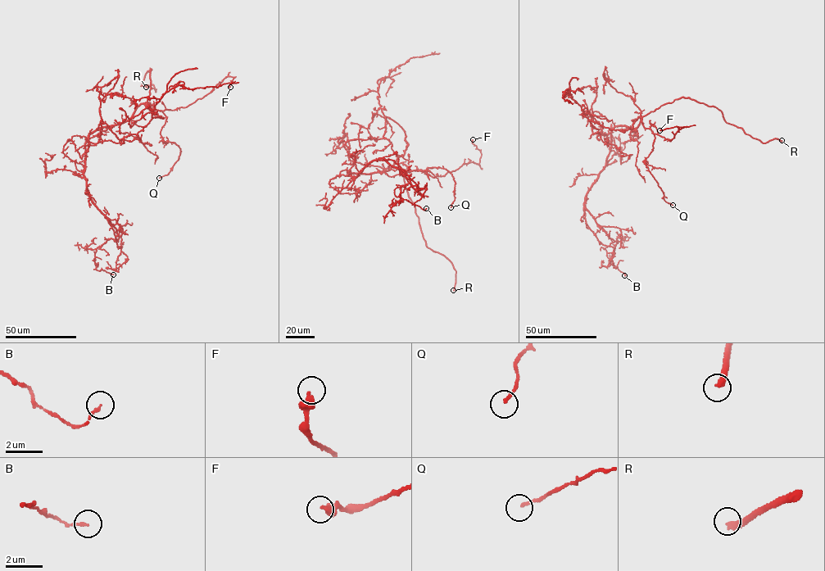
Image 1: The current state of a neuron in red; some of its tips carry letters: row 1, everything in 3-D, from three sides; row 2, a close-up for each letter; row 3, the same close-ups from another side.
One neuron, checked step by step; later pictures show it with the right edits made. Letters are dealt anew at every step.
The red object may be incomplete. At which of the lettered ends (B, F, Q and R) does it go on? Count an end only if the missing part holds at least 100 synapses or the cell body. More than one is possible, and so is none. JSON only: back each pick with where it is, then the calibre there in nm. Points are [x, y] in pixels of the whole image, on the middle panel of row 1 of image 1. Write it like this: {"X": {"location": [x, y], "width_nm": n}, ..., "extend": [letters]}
{"R": {"location": [453, 290], "width_nm": 360}, "extend": ["R"]}

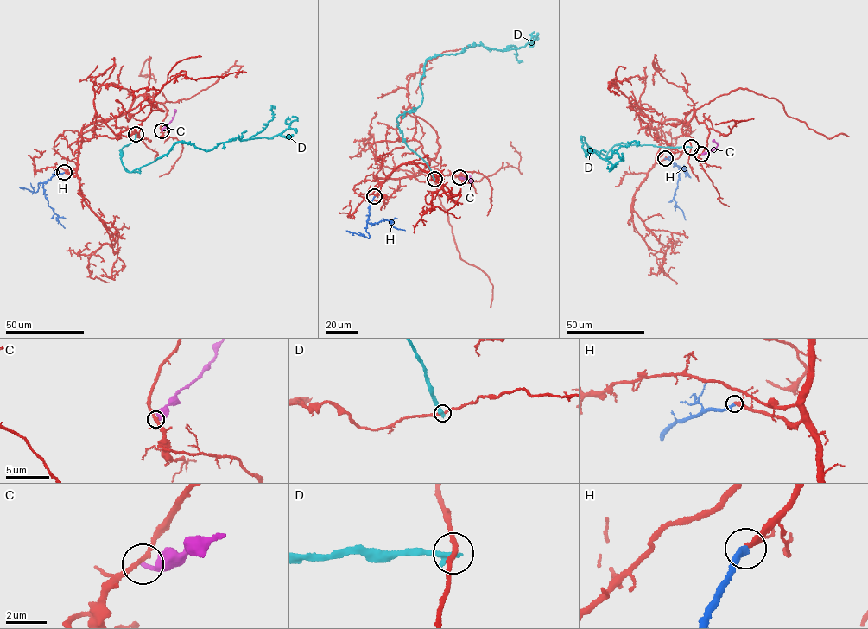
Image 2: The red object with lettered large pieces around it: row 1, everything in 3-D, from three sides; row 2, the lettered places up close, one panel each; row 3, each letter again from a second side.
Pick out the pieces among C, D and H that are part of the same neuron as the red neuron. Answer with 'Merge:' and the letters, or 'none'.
Merge: H

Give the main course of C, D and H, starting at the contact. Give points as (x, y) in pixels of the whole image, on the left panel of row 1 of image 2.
C: (161, 130), (169, 123), (176, 110)
D: (136, 134), (120, 151), (130, 172), (177, 142), (205, 150), (233, 138), (271, 138), (297, 120), (292, 117)
H: (64, 172), (43, 183), (48, 206), (65, 228)

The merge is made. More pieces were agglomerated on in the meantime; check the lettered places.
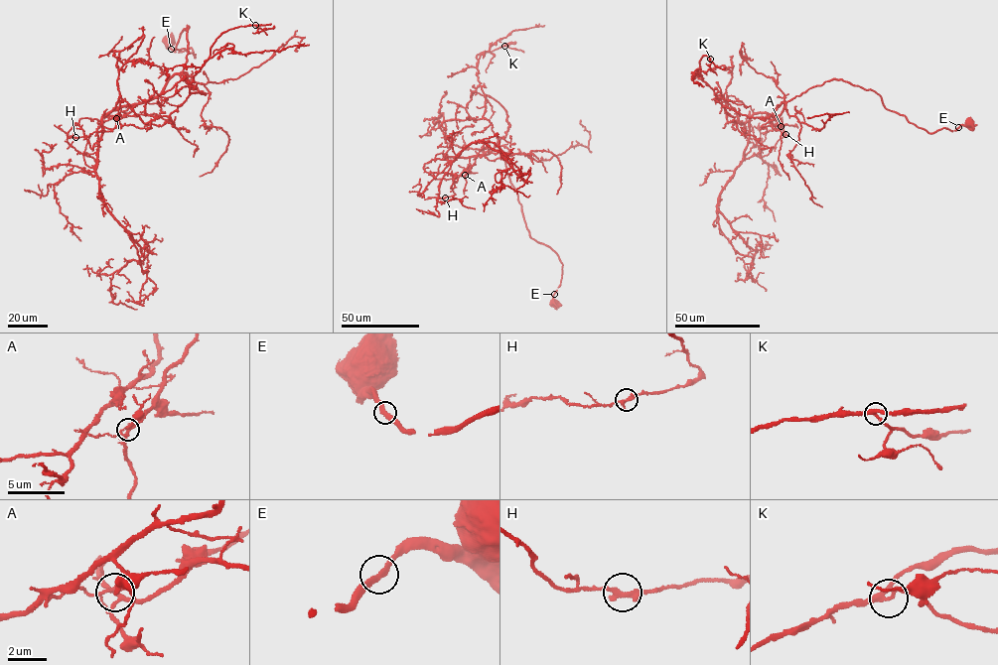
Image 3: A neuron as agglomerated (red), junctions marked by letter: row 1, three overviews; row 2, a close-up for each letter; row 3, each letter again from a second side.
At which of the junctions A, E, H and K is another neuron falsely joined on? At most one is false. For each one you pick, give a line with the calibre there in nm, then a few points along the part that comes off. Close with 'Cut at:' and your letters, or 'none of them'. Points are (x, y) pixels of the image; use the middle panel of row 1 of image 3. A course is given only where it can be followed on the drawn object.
A: Thickness 200 nm. Course of the part to remove: (466, 175), (479, 151), (487, 147)
Cut at: A

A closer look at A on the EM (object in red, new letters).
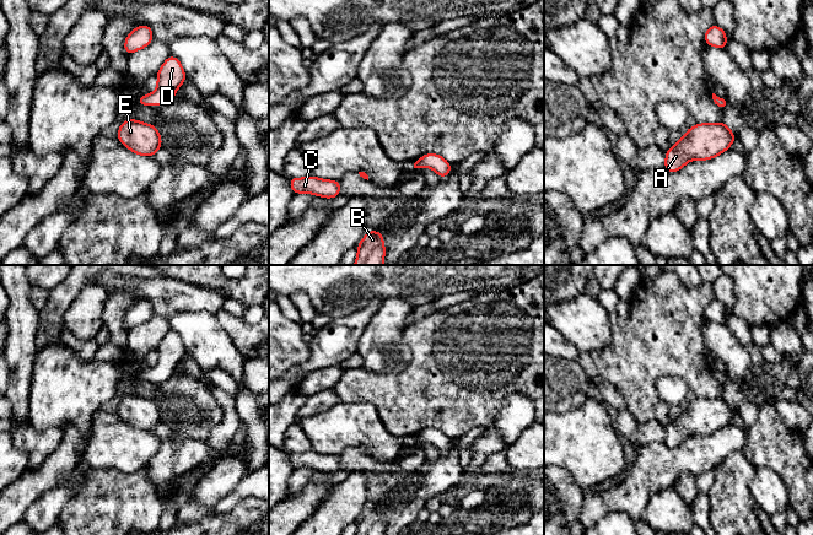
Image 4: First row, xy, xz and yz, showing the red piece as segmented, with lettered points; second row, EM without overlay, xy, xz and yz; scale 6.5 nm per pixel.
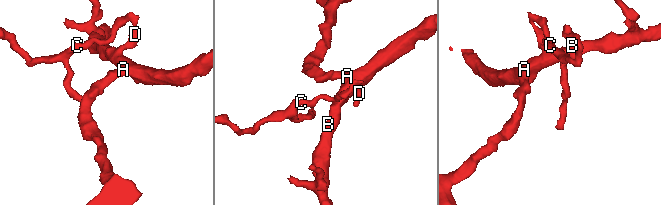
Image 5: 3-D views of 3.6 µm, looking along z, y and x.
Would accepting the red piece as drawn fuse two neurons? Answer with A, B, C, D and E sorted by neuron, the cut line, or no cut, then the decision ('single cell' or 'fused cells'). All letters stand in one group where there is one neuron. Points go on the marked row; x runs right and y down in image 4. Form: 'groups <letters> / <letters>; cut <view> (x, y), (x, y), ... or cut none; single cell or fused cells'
groups A B E / C D; cut xy (138, 96), (143, 96), (147, 104); fused cells

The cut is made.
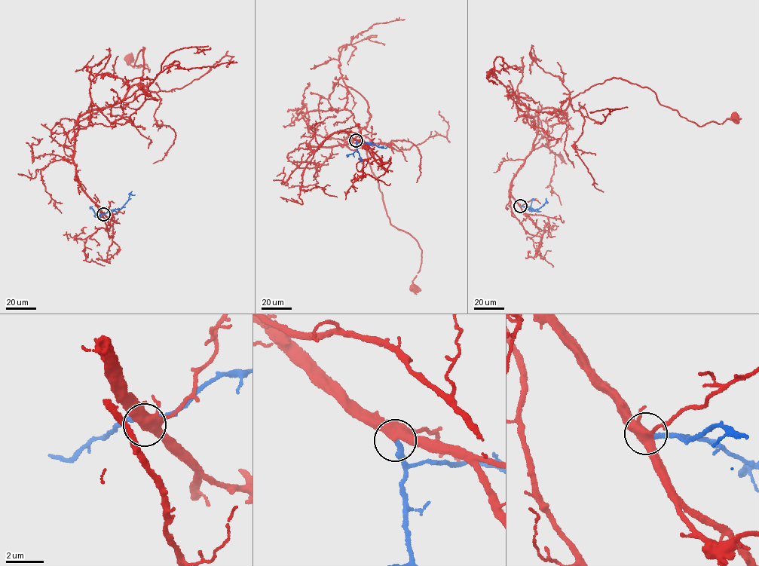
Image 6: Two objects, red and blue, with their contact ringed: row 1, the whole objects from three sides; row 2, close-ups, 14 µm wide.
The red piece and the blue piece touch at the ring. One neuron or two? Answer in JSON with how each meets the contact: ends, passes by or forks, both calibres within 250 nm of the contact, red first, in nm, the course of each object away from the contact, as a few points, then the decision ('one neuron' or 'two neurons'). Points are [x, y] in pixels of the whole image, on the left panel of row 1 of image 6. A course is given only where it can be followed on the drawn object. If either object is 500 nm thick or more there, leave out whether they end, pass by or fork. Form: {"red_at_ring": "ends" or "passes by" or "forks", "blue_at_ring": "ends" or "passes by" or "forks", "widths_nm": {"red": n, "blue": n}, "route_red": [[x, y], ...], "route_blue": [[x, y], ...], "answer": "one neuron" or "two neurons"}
{"red_at_ring": "forks", "blue_at_ring": "ends", "widths_nm": {"red": 440, "blue": 320}, "route_red": [[103, 214], [78, 182], [78, 121], [119, 103], [139, 84], [142, 47], [133, 65], [149, 71], [129, 58]], "route_blue": [[103, 214], [109, 210], [119, 209], [130, 194], [135, 194]], "answer": "one neuron"}

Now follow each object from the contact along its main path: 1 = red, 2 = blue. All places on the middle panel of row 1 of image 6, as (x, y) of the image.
1: (356, 140), (340, 130), (316, 150), (307, 144), (364, 141), (390, 223), (421, 250), (414, 288)
2: (356, 140), (371, 142), (384, 148), (387, 145)

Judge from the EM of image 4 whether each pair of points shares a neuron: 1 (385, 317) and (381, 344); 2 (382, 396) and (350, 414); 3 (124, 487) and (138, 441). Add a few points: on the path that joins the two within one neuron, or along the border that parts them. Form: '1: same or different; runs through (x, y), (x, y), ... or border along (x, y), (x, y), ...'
1: same; runs through (385, 323), (382, 338)
2: different; border along (343, 400), (369, 401), (376, 409), (385, 428)
3: different; border along (145, 466), (129, 474), (112, 469), (100, 470)

